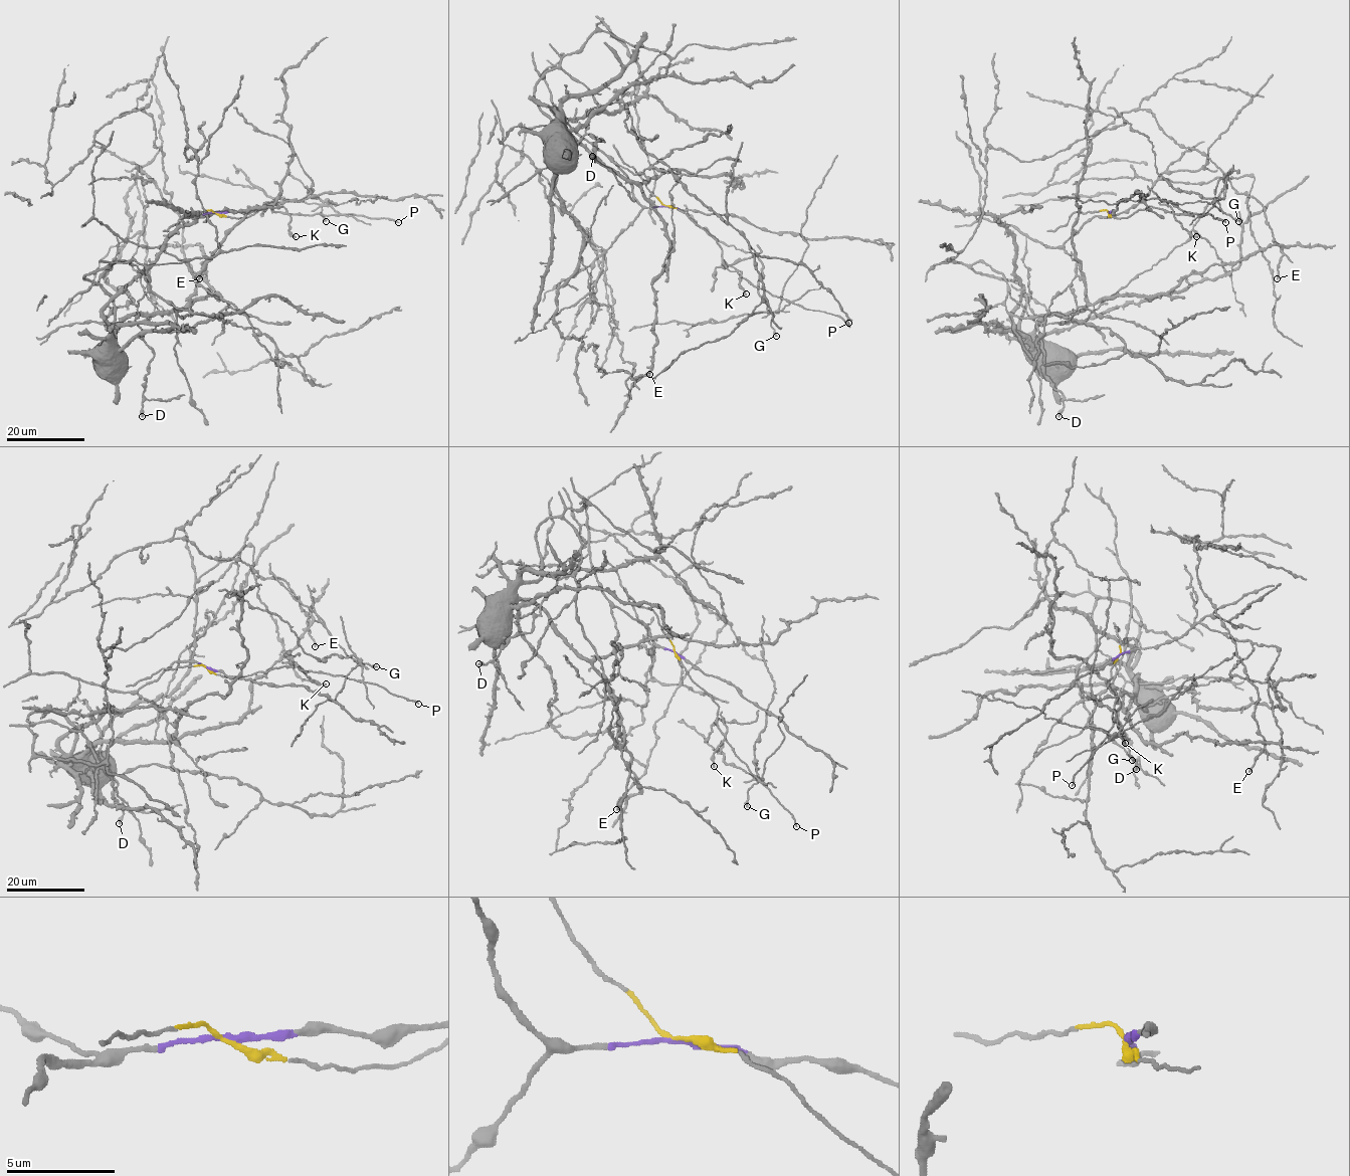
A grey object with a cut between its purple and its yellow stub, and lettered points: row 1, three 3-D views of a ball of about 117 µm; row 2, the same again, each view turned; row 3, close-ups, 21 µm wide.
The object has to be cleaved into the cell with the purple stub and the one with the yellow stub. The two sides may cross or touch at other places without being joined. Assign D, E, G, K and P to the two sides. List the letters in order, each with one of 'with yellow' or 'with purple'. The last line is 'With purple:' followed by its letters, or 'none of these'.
D: with purple
E: with purple
G: with yellow
K: with yellow
P: with yellow
With purple: D, E

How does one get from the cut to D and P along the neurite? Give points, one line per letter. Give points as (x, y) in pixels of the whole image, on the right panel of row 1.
D: (1109, 212), (1064, 243), (1086, 305), (1030, 333), (1024, 289), (971, 266), (1001, 274), (1036, 322), (1058, 416)
P: (1109, 212), (1111, 216), (1125, 218), (1152, 206), (1177, 214), (1210, 214), (1225, 222)

